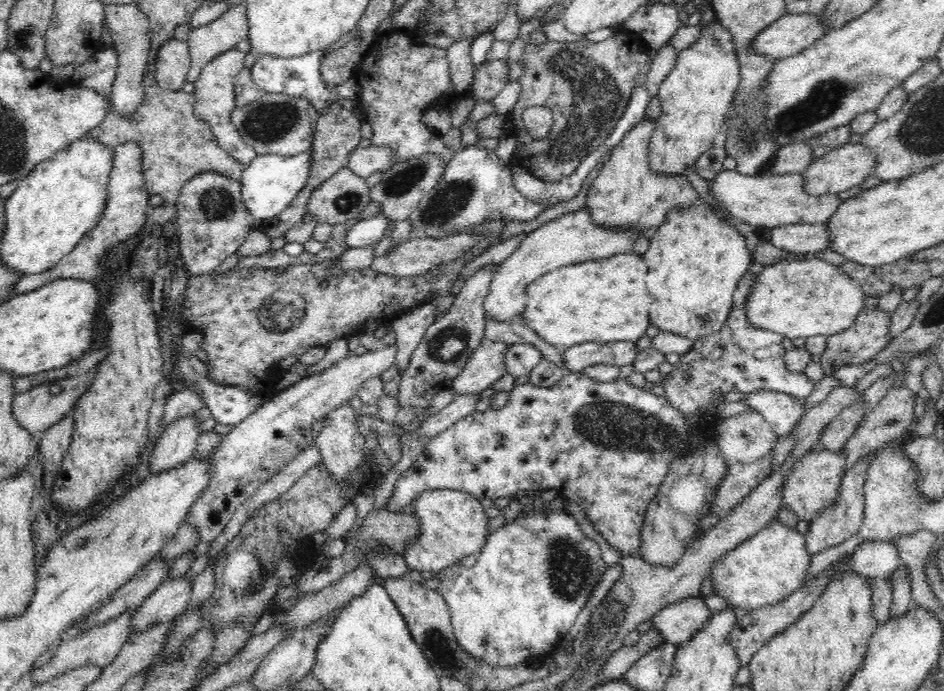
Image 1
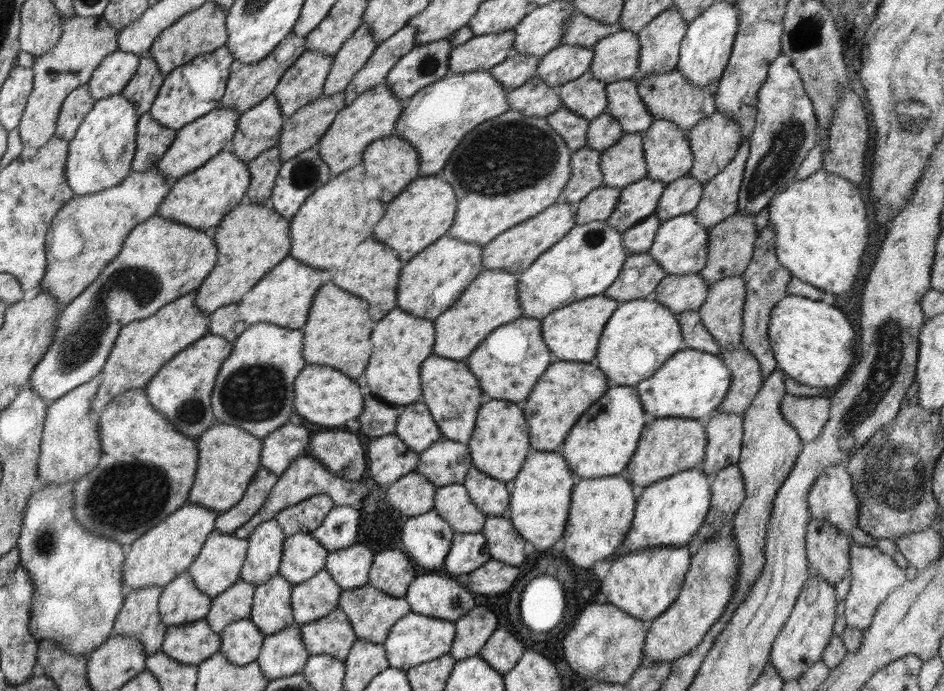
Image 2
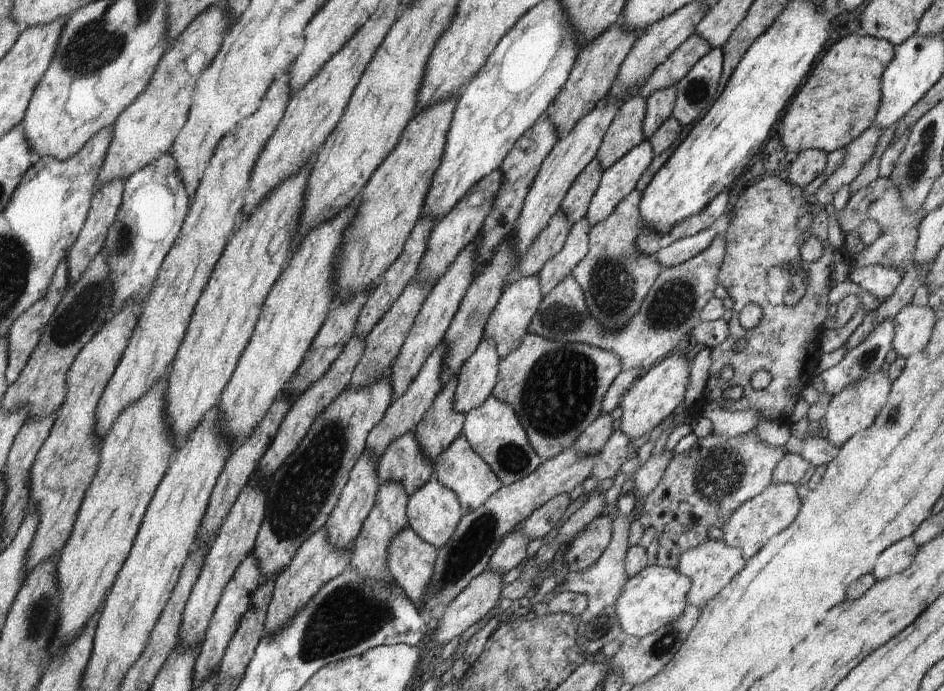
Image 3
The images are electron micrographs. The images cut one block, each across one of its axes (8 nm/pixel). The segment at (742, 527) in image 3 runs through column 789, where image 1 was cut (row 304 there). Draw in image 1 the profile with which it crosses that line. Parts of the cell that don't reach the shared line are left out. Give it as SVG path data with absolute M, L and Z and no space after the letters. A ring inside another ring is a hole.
M582 208L578 212L564 214L528 233L520 246L494 270L491 287L485 298L483 307L485 316L500 322L520 321L526 310L526 286L543 274L558 270L562 266L580 264L592 259L610 258L615 254L622 254L633 248L634 241L646 234L626 230L615 230L613 226L602 228L594 224L590 211Z

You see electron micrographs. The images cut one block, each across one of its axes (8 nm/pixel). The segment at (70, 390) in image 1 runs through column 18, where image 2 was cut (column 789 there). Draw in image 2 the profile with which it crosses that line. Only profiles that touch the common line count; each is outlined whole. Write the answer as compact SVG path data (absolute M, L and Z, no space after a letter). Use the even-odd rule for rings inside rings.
M786 393L780 401L781 413L796 429L804 443L812 442L830 416L831 399L819 396L794 396Z

